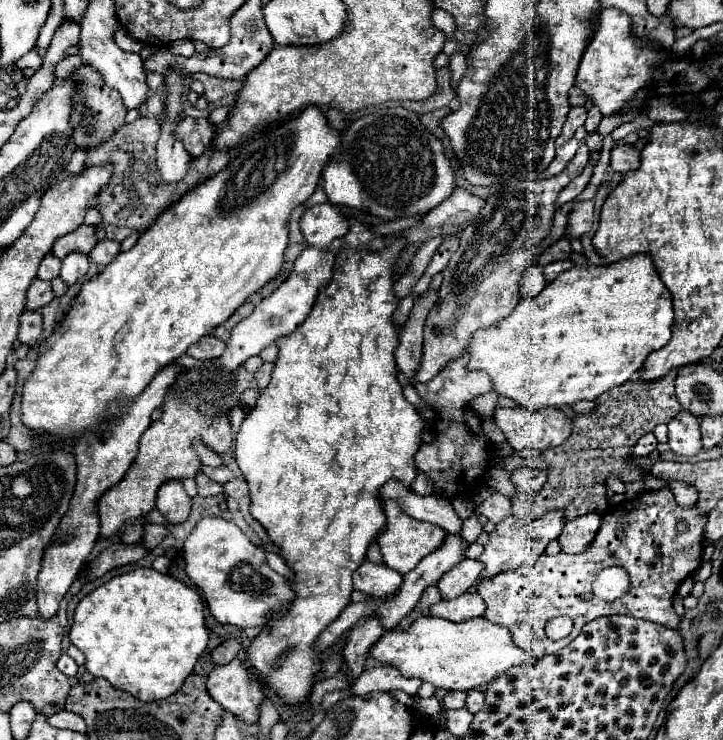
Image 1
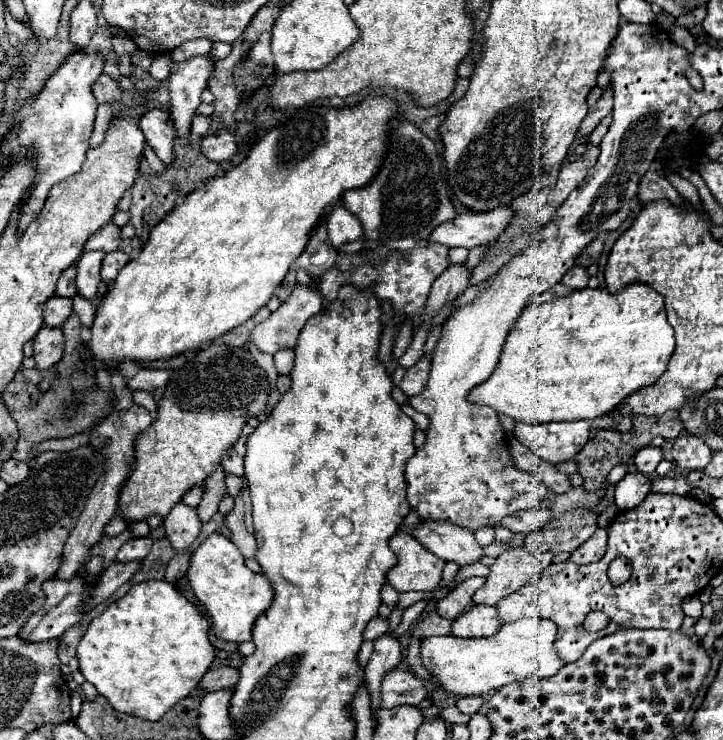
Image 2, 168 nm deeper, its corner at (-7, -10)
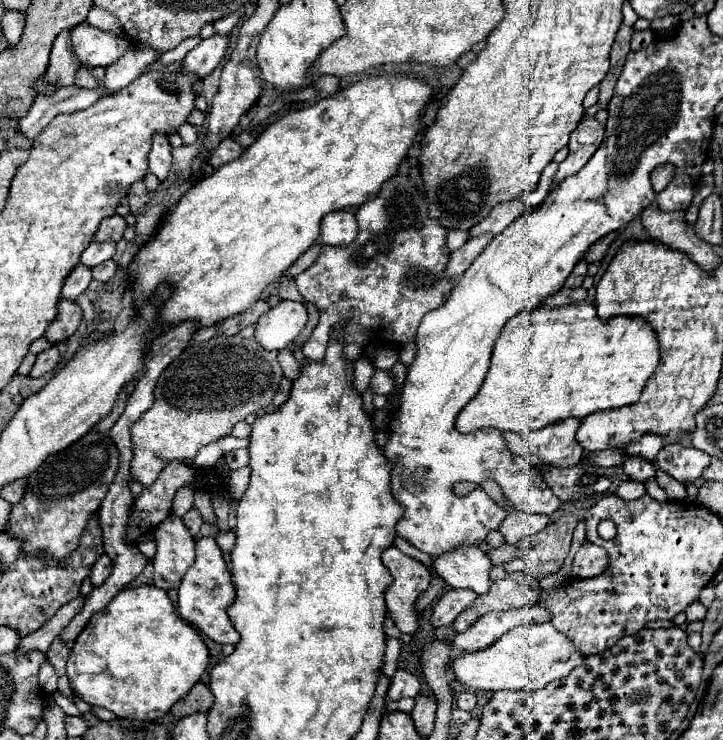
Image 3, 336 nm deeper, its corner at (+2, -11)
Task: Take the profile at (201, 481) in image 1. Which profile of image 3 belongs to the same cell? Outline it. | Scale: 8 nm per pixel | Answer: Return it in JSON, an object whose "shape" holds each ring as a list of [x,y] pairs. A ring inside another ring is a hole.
{"shape":[[[193,506],[193,508],[183,516],[183,522],[185,522],[189,534],[191,534],[191,536],[197,536],[197,532],[199,532],[199,528],[201,528],[201,524],[203,524],[203,518],[201,518],[199,510]]]}

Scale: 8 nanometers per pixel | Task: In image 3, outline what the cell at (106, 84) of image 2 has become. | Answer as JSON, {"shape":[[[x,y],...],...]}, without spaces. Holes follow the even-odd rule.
{"shape":[[[81,68],[75,74],[75,86],[77,88],[89,88],[89,90],[93,90],[93,88],[97,88],[97,80],[93,78],[93,74],[89,70]]]}

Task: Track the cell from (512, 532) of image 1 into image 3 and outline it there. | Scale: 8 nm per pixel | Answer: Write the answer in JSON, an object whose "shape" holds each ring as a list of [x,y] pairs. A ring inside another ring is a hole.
{"shape":[[[513,572],[513,574],[507,574],[507,578],[493,580],[489,590],[477,596],[477,600],[455,618],[453,622],[455,632],[467,630],[469,624],[473,624],[479,616],[487,612],[511,610],[519,606],[533,606],[537,602],[537,588],[525,580],[527,580],[525,572]]]}

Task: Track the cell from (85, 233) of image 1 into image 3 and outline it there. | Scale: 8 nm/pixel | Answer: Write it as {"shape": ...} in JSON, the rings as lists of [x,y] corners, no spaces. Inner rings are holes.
{"shape":[[[109,216],[109,218],[105,218],[101,224],[99,224],[99,228],[97,228],[97,232],[95,232],[95,242],[107,242],[107,240],[111,240],[111,242],[117,242],[117,240],[121,240],[121,236],[123,236],[123,230],[125,230],[125,220],[121,218],[121,216]]]}

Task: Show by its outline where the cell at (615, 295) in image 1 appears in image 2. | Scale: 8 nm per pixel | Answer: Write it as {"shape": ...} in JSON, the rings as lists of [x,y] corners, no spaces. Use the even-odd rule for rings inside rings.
{"shape":[[[634,283],[624,287],[620,293],[610,295],[606,289],[578,289],[574,291],[570,297],[560,297],[560,299],[552,299],[546,303],[528,303],[522,311],[522,315],[518,317],[518,321],[514,323],[514,327],[508,333],[508,339],[504,343],[502,349],[502,357],[500,363],[496,367],[496,371],[490,375],[488,381],[484,381],[482,385],[474,387],[468,393],[468,401],[470,403],[478,403],[478,405],[486,405],[492,407],[496,413],[504,413],[508,417],[512,417],[514,421],[522,421],[522,423],[552,423],[552,421],[578,421],[578,419],[594,419],[600,415],[610,413],[614,407],[618,407],[628,395],[656,383],[660,379],[660,375],[666,371],[668,367],[668,359],[672,357],[674,351],[674,331],[672,325],[666,319],[666,311],[664,311],[664,297],[660,297],[652,287],[642,285],[642,283]]]}

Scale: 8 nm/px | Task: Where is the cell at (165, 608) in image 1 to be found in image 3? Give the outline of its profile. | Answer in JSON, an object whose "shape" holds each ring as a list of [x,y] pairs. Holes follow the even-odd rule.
{"shape":[[[141,584],[131,590],[121,590],[105,610],[91,616],[89,624],[75,638],[67,662],[67,676],[73,692],[87,704],[107,708],[119,718],[139,718],[151,722],[167,714],[171,706],[193,688],[207,664],[209,652],[203,638],[177,614],[167,592],[155,588],[153,584]]]}

